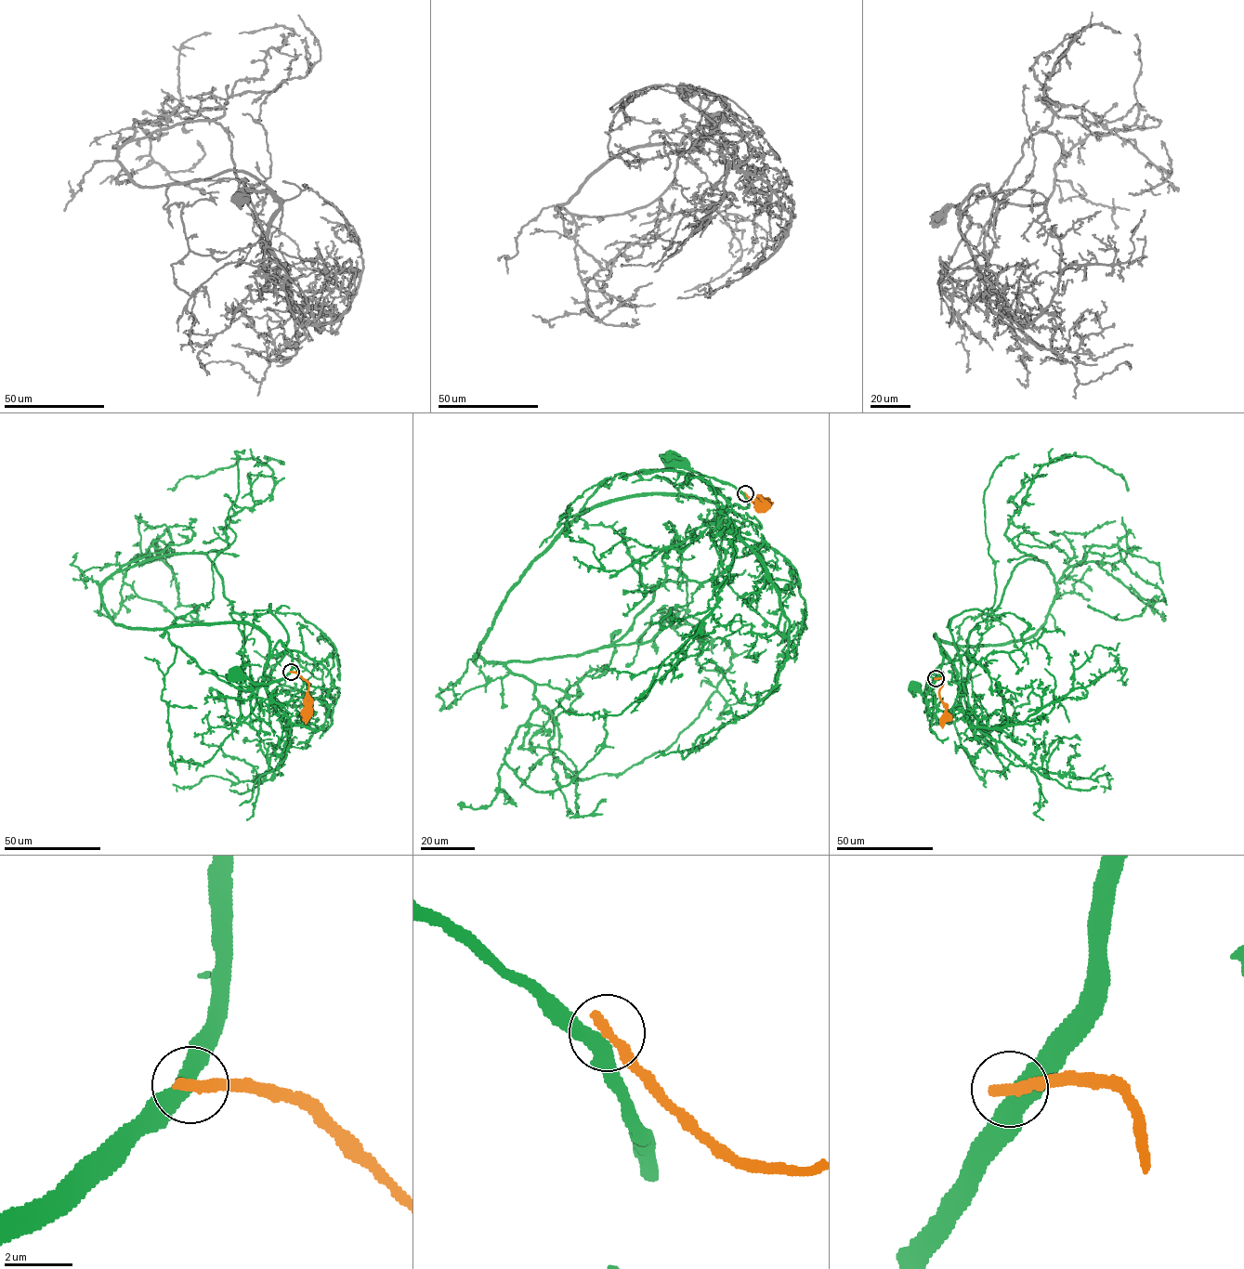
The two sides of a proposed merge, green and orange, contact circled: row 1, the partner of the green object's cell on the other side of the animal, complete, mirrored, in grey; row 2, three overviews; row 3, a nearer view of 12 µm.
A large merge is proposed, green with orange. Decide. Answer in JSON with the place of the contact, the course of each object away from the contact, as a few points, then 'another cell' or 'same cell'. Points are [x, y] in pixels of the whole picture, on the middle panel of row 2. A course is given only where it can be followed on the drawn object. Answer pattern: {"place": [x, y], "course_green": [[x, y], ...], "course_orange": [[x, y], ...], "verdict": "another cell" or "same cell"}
{"place": [745, 493], "course_green": [[744, 493], [733, 485], [692, 472], [674, 460]], "course_orange": [[745, 493], [756, 504], [766, 504], [768, 498], [762, 507], [761, 503]], "verdict": "another cell"}

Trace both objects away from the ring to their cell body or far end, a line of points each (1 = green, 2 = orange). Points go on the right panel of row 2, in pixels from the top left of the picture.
1: (936, 679), (926, 693), (914, 686)
2: (936, 679), (942, 680), (939, 694), (947, 705), (945, 717)

